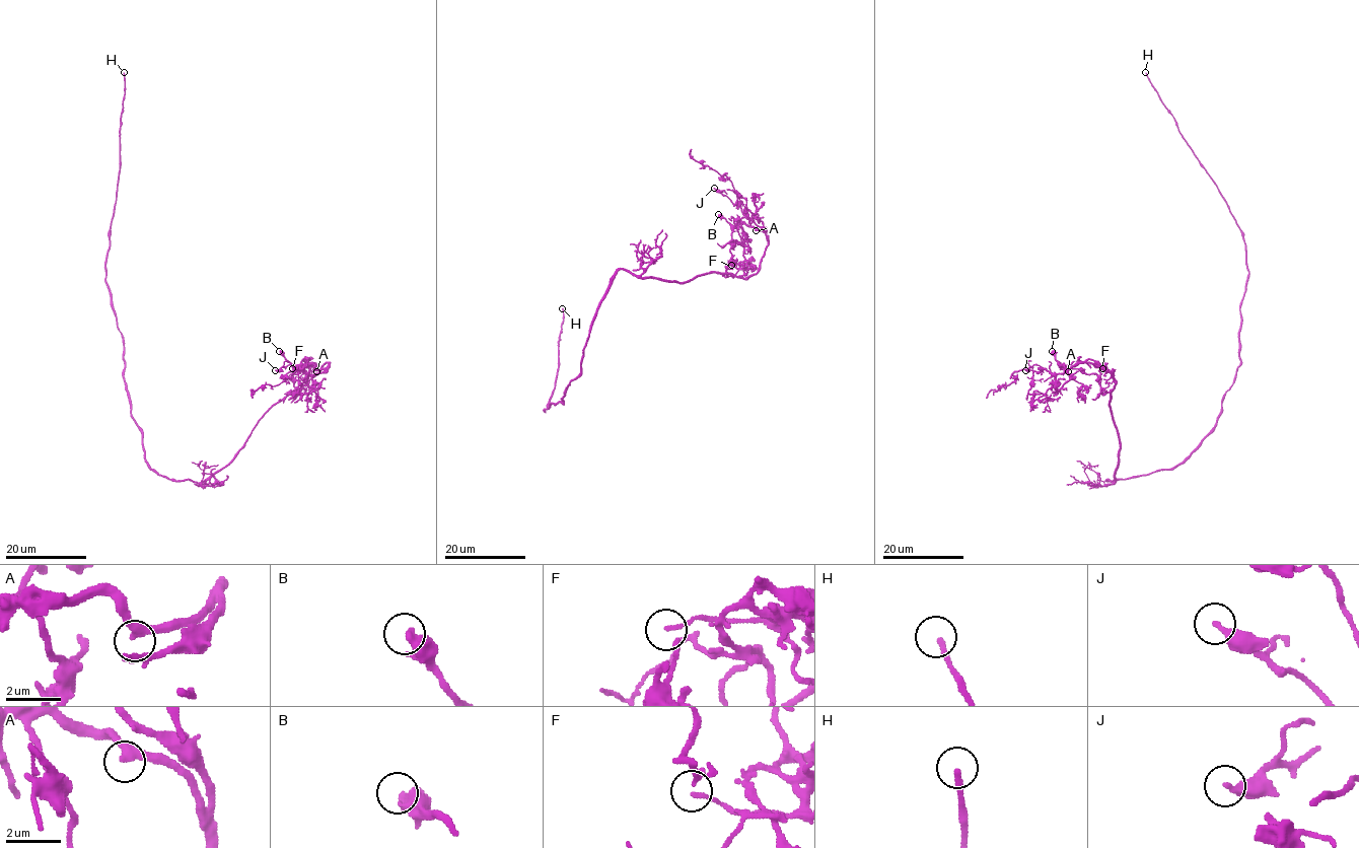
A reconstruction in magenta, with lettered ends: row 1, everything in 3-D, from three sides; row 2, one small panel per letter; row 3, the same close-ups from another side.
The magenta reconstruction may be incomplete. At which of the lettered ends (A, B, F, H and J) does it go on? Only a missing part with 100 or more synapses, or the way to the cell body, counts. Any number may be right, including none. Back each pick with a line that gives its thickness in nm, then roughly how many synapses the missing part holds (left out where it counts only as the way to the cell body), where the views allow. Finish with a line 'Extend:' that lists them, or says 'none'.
B: 550 nm thick; about 140 synapses
H: 190 nm thick
Extend: B, H

